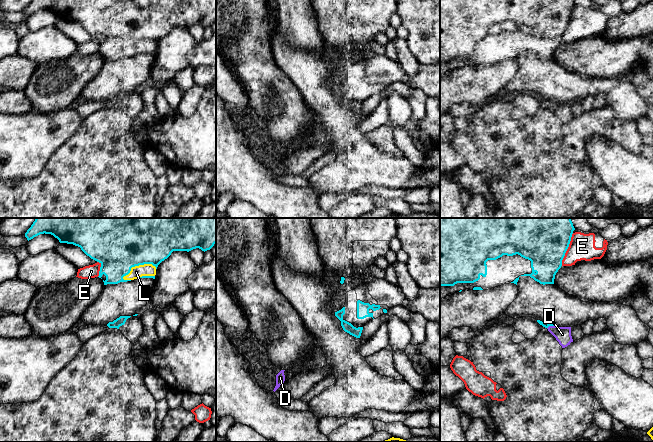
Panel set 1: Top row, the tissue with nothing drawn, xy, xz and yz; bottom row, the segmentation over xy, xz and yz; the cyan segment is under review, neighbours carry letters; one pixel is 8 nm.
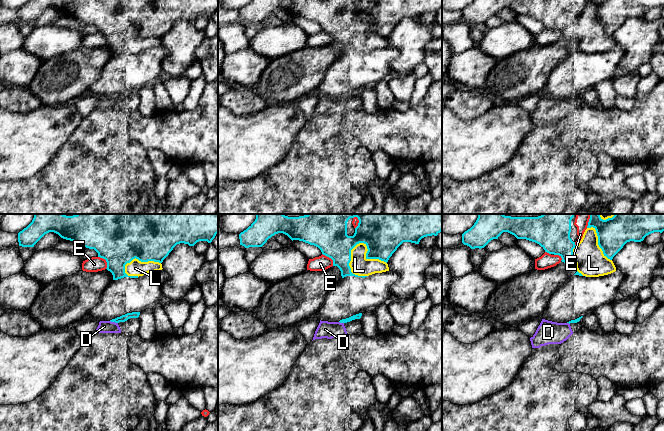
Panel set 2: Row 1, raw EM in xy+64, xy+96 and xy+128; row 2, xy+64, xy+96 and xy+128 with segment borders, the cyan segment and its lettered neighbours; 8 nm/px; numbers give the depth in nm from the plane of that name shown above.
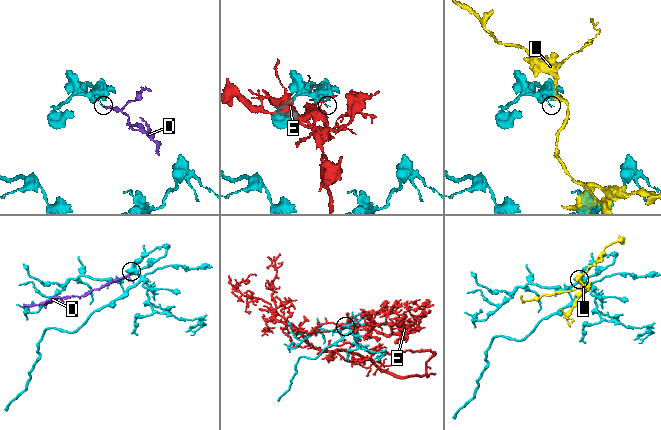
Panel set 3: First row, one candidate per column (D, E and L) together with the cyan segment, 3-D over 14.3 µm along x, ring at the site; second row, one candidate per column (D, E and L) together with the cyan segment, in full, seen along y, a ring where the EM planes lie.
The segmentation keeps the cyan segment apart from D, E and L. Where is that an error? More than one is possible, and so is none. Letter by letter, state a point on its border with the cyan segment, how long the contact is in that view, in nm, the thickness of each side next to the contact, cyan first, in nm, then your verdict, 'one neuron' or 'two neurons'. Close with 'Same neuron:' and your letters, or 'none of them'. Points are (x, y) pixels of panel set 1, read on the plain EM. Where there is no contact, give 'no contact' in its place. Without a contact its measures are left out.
D: yz (551, 101) | 80 nm | 50/130 nm | two neurons
E: yz (567, 24) | 280 nm | 340/200 nm | two neurons
L: xy (138, 41) | 300 nm | 380/100 nm | two neurons
Same neuron: none of them

